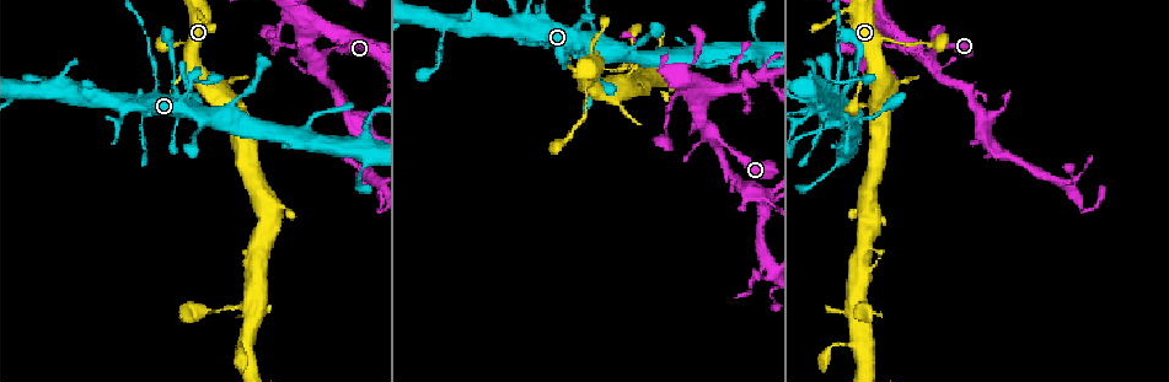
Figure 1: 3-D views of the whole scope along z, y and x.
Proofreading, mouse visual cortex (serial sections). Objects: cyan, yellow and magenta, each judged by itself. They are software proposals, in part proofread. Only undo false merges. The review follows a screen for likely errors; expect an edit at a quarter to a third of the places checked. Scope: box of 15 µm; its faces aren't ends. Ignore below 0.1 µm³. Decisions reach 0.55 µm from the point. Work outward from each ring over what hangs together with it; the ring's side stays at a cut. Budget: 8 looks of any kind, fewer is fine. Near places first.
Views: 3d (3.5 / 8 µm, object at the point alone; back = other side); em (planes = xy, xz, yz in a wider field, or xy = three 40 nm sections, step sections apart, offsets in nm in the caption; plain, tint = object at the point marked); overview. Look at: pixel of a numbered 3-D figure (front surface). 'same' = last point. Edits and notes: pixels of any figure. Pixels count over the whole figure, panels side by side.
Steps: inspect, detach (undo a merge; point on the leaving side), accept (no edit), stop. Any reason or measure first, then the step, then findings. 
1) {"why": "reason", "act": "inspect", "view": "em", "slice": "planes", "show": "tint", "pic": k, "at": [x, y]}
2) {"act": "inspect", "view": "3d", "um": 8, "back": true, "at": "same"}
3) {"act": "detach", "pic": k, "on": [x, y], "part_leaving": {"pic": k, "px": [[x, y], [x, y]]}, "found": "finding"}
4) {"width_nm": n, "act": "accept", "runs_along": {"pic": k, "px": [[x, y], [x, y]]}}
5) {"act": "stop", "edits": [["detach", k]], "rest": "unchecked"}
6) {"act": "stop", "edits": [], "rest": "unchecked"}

{"why": "three-way junction", "act": "inspect", "view": "3d", "um": 3.5, "pic": 1, "at": [117, 119]}

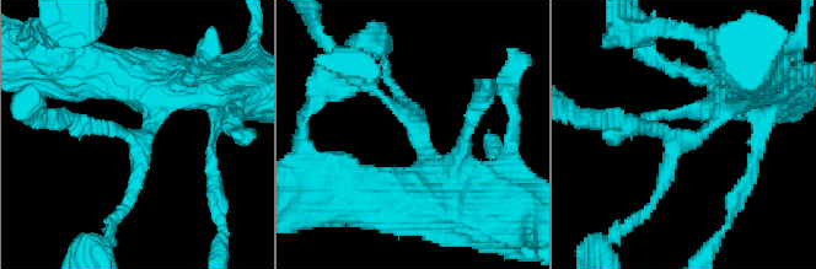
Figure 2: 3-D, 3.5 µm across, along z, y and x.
{"act": "inspect", "view": "em", "slice": "xy", "step": 1, "show": "plain", "pic": 2, "at": [145, 137]}

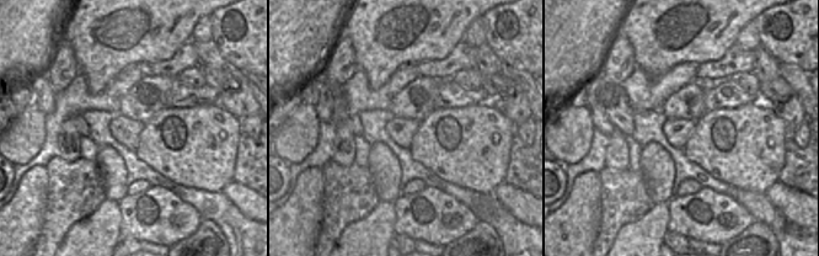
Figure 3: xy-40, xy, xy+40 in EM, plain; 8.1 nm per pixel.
{"act": "inspect", "view": "em", "slice": "xy", "step": 1, "show": "tint", "at": "same"}

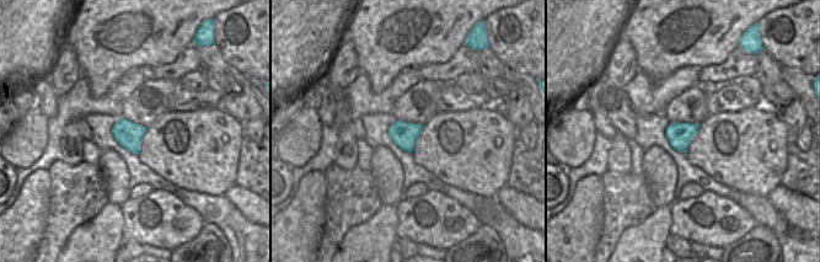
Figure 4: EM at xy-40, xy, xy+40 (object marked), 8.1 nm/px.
{"arm_widths_nm": [150, 200, 500], "act": "accept", "runs_along": {"pic": 2, "px": [[764, 79], [672, 154], [654, 199]]}, "found": "one cell here"}

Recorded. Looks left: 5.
{"why": "three arms meet", "act": "inspect", "view": "3d", "um": 3.5, "pic": 1, "at": [931, 60]}

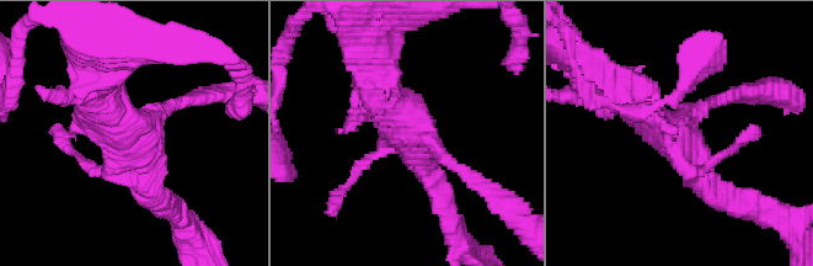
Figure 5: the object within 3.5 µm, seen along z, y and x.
{"why": "shape alone is not enough", "act": "inspect", "view": "em", "slice": "xy", "step": 1, "show": "tint", "pic": 5, "at": [680, 130]}

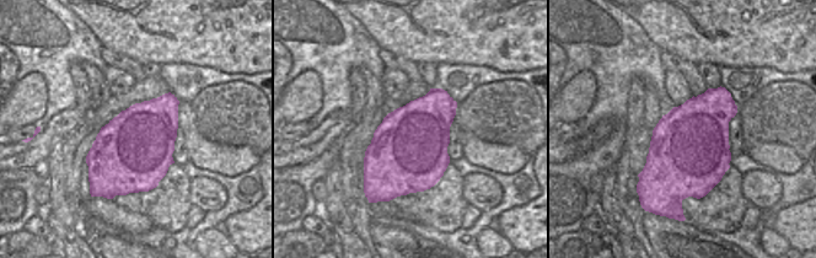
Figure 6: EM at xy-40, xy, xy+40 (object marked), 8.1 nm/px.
{"act": "accept", "runs_along": {"pic": 5, "px": [[477, 184], [416, 133], [372, 76]]}, "found": "one cell here"}

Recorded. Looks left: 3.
{"why": "calibre changes", "act": "inspect", "view": "3d", "um": 3.5, "pic": 1, "at": [306, 31]}

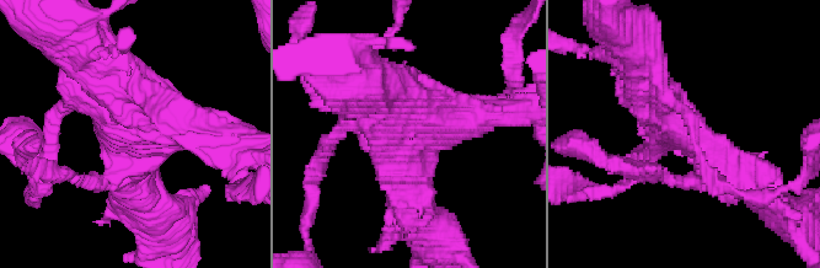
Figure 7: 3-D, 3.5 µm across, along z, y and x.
{"act": "inspect", "view": "em", "slice": "xy", "step": 1, "show": "tint", "pic": 7, "at": [685, 133]}

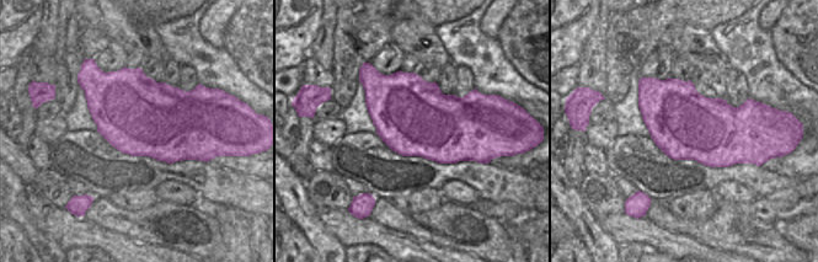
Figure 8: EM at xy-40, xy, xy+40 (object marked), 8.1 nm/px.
{"act": "accept", "runs_along": {"pic": 7, "px": [[408, 202], [405, 138], [480, 116]]}, "found": "one cell here"}

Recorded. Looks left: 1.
{"act": "stop", "edits": [], "rest": "unchecked"}

